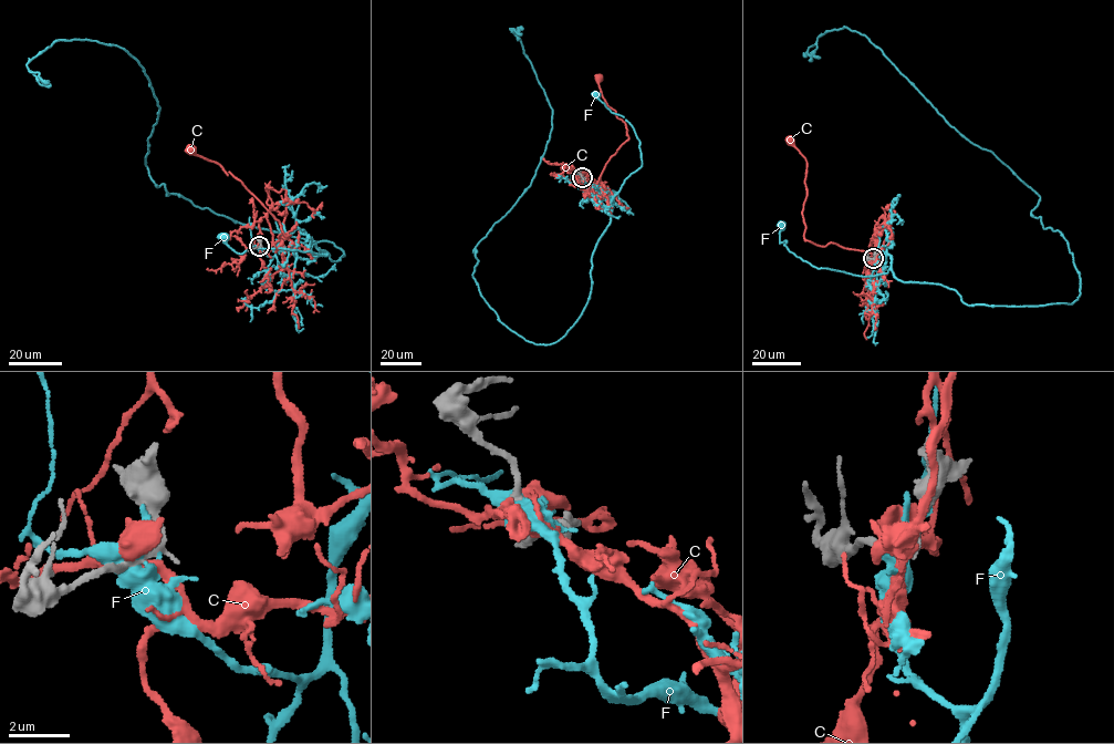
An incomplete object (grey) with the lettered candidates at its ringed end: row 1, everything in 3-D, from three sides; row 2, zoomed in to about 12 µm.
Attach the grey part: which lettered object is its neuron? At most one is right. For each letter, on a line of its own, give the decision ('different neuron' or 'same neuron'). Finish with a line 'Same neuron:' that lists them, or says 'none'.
C: same neuron
F: different neuron
Same neuron: C

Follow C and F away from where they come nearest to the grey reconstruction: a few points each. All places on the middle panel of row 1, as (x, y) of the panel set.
C: (582, 177), (597, 186), (605, 164), (628, 137), (624, 123), (606, 103), (600, 79)
F: (582, 177), (585, 188), (600, 193), (611, 208), (624, 181), (642, 165), (634, 130), (595, 95)

